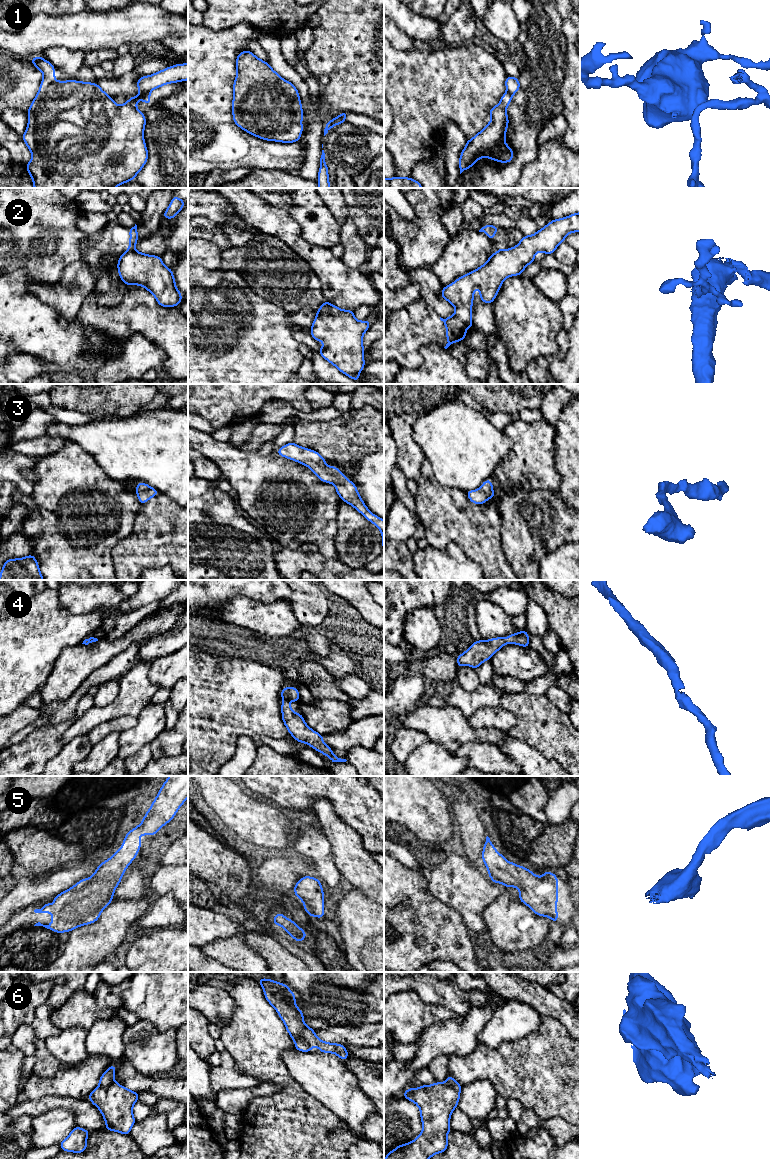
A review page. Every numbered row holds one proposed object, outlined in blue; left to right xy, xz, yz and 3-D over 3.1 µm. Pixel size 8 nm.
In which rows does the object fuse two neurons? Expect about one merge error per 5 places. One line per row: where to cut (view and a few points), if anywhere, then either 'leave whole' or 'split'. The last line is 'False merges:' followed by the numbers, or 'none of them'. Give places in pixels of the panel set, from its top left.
1: cut in xy along (149, 92), (139, 96); split
2: cut in xy along (133, 249), (127, 251); split
3: no cut; leave whole
4: no cut; leave whole
5: no cut; leave whole
6: no cut; leave whole
False merges: 1, 2

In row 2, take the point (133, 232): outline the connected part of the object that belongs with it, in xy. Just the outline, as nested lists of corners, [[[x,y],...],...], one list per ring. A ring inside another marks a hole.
[[[136,224],[134,227],[129,228],[129,234],[130,234],[130,240],[129,240],[128,250],[134,250],[136,243],[138,241],[138,232],[137,232],[137,225]]]

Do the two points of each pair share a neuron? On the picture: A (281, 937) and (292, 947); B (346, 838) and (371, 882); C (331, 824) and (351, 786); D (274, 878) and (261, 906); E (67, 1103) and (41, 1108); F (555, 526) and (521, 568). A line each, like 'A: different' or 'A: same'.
A: same
B: same
C: different
D: different
E: same
F: same

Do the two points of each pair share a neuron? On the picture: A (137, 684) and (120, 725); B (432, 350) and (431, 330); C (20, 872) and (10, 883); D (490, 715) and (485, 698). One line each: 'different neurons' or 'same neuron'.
A: different neurons
B: different neurons
C: same neuron
D: different neurons

